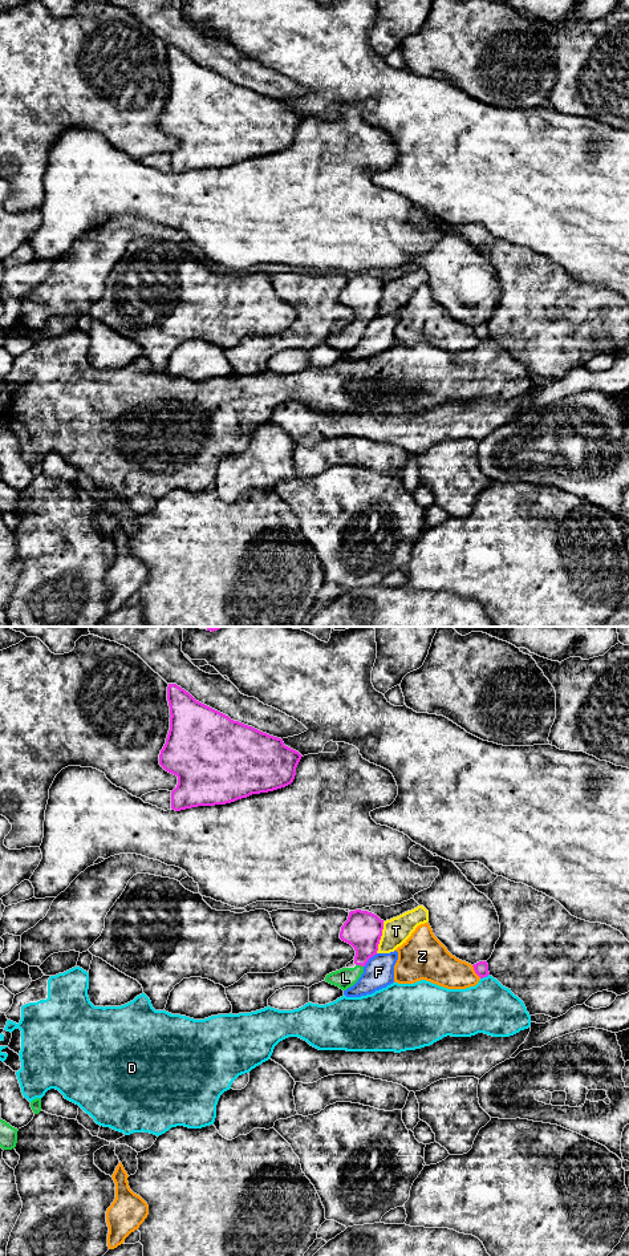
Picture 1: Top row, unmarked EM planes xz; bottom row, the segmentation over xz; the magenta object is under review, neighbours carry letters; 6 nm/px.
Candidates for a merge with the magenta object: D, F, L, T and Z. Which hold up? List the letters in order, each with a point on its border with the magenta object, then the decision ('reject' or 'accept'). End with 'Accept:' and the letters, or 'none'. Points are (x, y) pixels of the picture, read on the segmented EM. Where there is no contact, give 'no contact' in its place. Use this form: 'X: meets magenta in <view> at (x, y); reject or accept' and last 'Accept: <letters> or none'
D: meets magenta in xz at (485, 976); reject
F: meets magenta in xz at (369, 957); reject
L: meets magenta in xz at (360, 964); accept
T: meets magenta in xz at (380, 938); reject
Z: meets magenta in xz at (475, 972); reject
Accept: L

